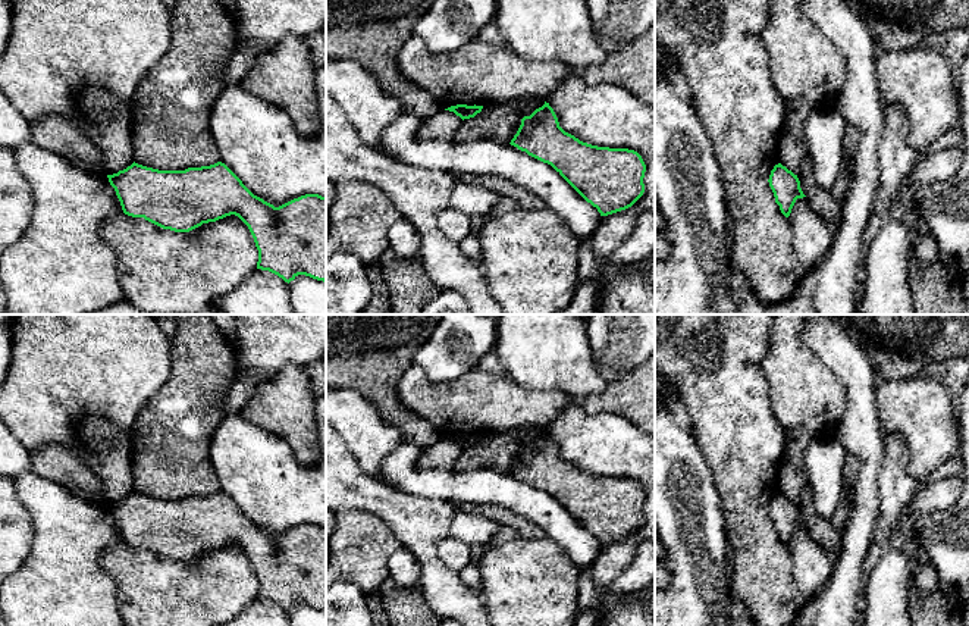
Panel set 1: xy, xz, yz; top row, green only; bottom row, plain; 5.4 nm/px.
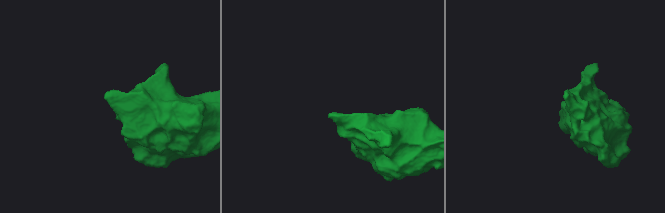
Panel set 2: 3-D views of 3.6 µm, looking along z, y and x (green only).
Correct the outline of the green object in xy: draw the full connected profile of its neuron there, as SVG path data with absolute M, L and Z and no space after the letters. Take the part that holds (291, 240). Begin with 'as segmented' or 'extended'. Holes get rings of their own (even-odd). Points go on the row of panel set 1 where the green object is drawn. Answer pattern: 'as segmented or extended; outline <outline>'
as segmented; outline M134 162L107 178L128 216L144 217L163 229L189 232L235 215L254 238L257 269L269 270L288 284L298 275L326 282L326 197L305 194L275 207L254 195L222 162L185 170L159 170Z

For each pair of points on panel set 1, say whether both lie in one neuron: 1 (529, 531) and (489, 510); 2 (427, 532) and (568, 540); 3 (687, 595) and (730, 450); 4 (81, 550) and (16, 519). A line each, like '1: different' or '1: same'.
1: same
2: different
3: different
4: different

